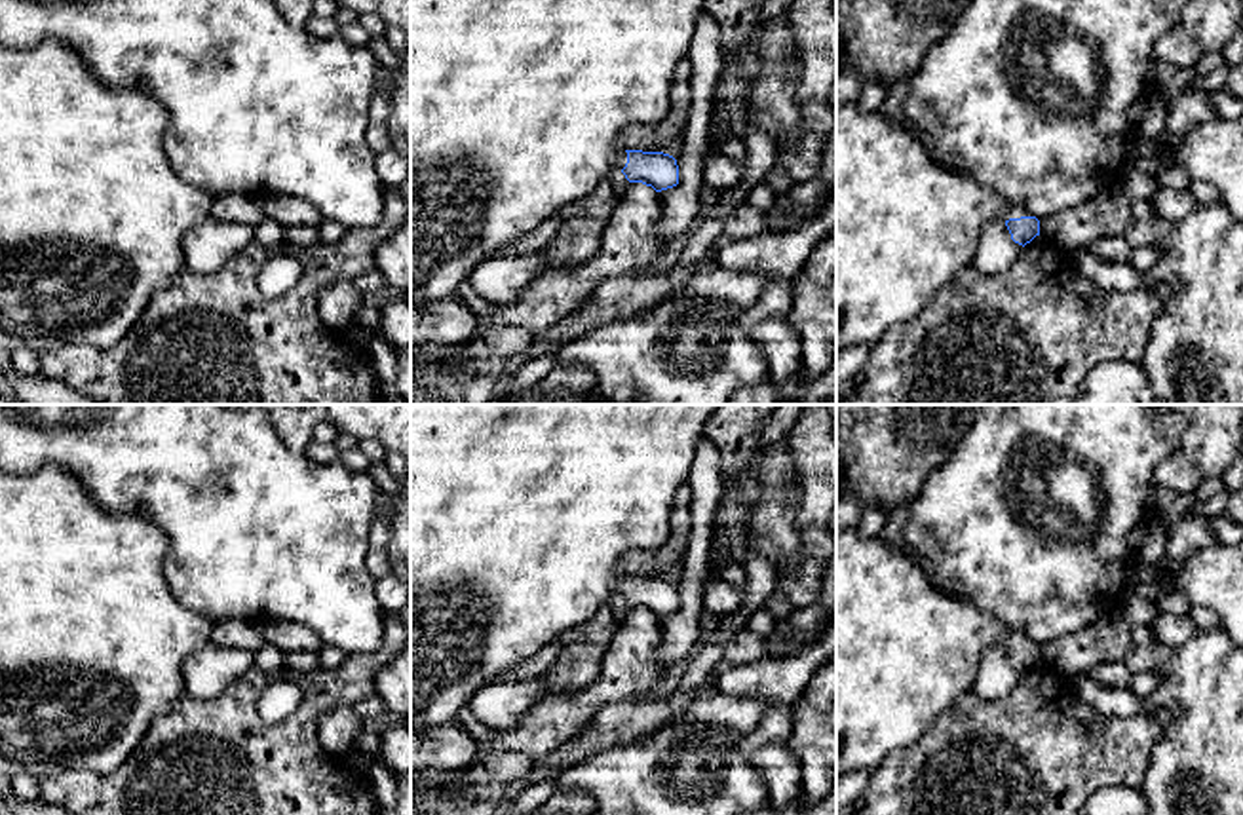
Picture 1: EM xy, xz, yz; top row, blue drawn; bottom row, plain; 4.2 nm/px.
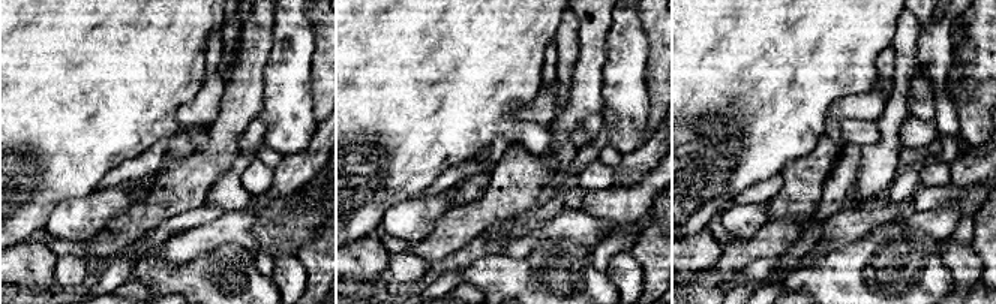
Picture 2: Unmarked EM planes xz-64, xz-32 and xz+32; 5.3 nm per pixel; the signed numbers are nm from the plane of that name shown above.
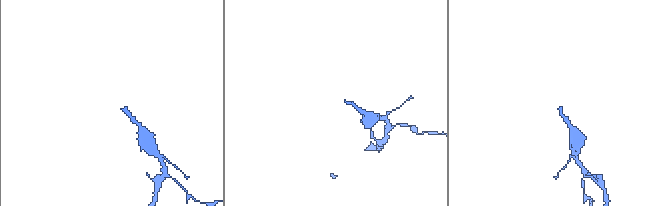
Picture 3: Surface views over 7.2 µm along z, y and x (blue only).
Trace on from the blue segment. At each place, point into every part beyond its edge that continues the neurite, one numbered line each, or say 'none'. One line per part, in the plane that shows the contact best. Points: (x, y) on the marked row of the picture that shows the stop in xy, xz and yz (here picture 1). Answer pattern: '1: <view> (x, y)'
1: yz (907, 223)

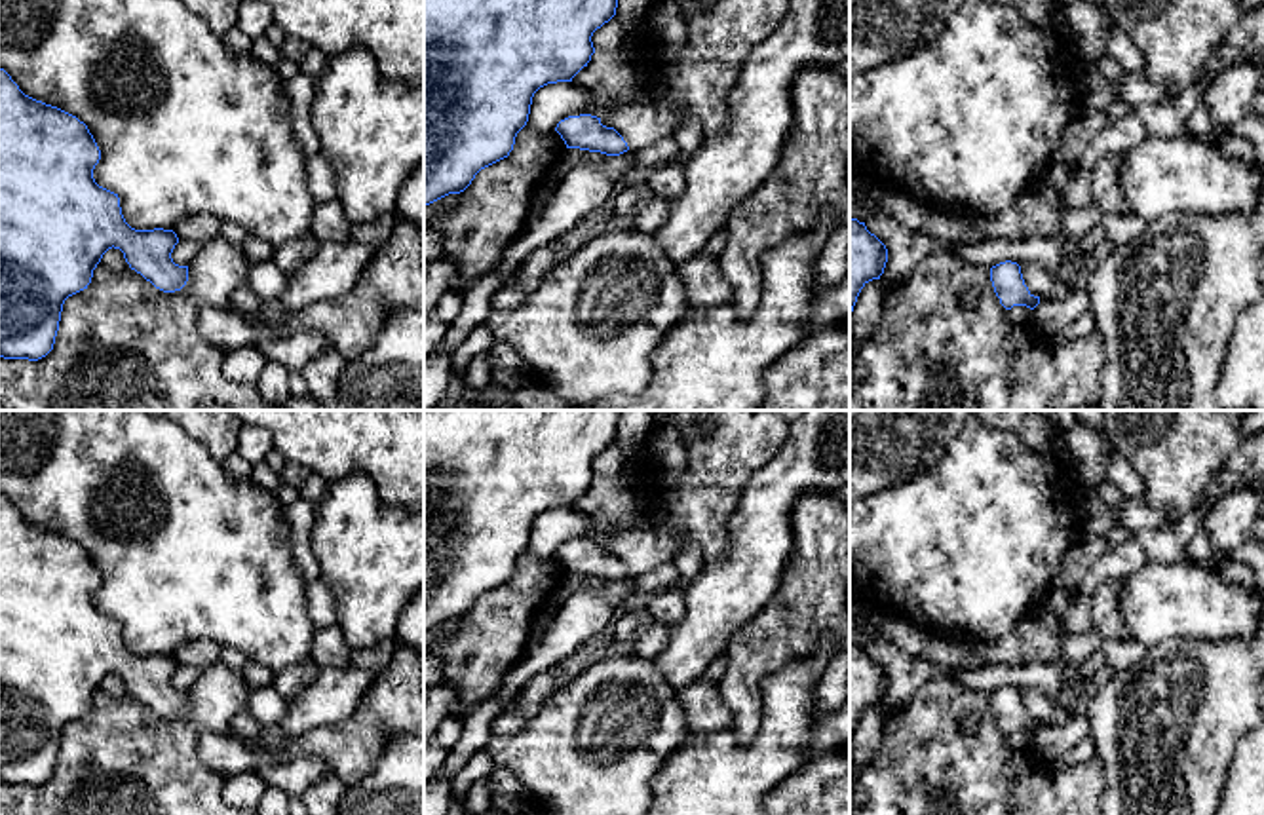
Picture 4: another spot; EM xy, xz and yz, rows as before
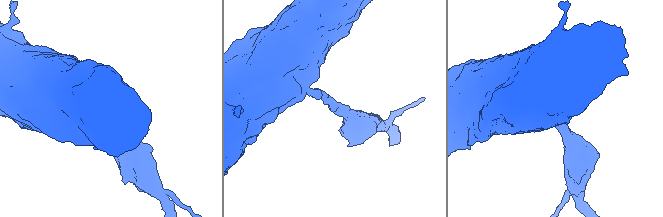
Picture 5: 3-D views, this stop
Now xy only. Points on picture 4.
none

